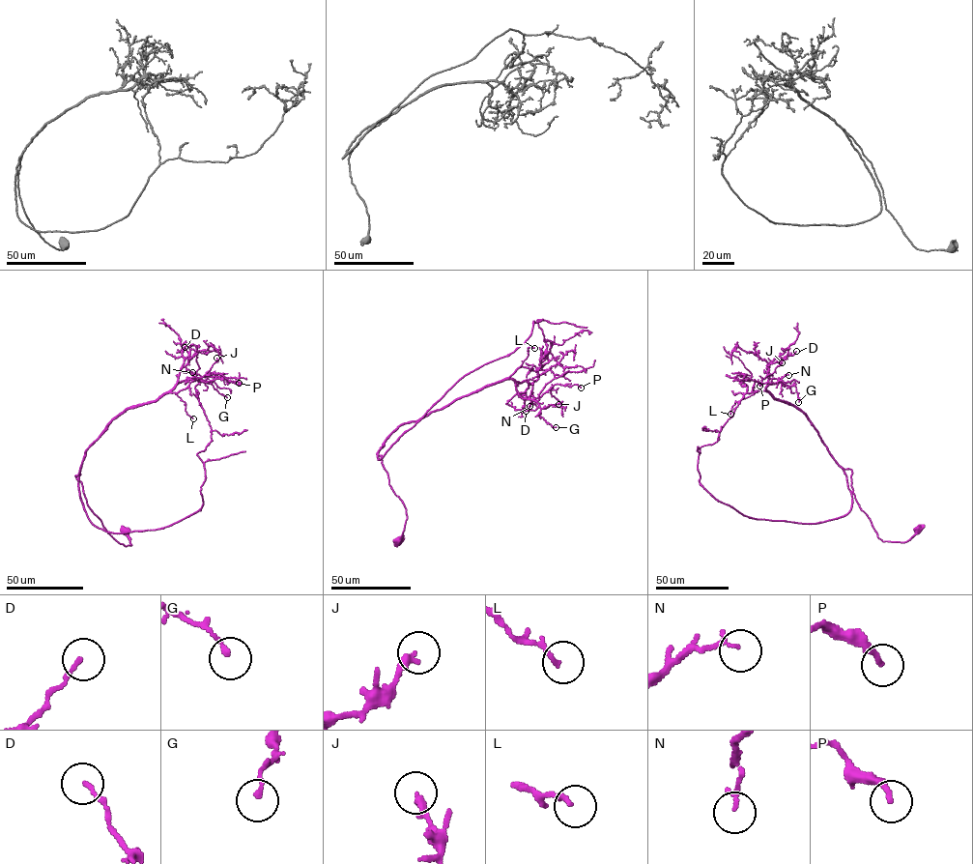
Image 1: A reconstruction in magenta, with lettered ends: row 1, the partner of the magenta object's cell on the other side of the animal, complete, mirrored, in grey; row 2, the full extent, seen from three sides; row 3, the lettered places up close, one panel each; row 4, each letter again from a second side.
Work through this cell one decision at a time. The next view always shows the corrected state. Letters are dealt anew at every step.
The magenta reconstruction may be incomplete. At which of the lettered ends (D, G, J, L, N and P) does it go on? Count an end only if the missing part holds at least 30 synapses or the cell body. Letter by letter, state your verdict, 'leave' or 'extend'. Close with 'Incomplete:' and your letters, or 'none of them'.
D: leave
G: leave
J: leave
L: leave
N: leave
P: leave
Incomplete: none of them

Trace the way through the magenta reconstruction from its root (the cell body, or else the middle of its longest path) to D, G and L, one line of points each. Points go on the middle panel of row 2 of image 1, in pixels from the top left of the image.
D: (399, 541), (406, 508), (377, 454), (386, 439), (399, 426), (505, 379), (531, 385), (526, 411)
G: (399, 541), (406, 508), (377, 453), (399, 426), (511, 379), (518, 393), (535, 401), (538, 416), (556, 427)
L: (399, 541), (406, 508), (377, 454), (386, 439), (399, 426), (508, 378), (527, 358), (528, 347), (534, 348)

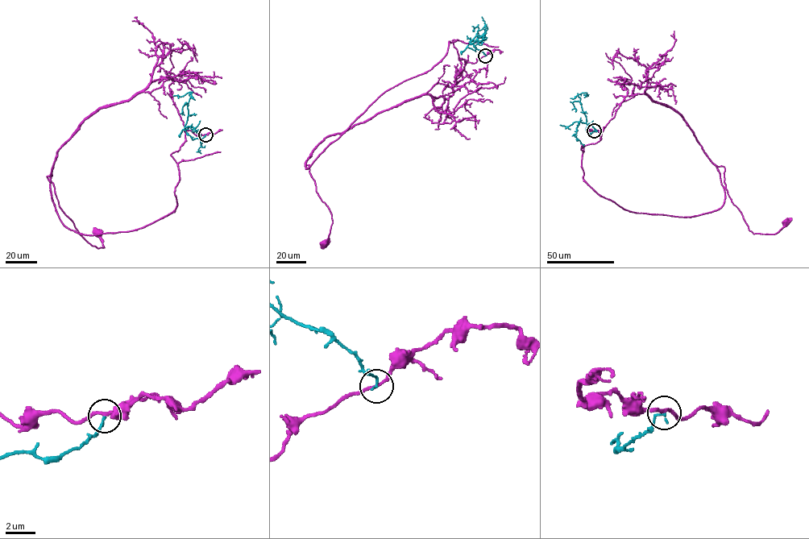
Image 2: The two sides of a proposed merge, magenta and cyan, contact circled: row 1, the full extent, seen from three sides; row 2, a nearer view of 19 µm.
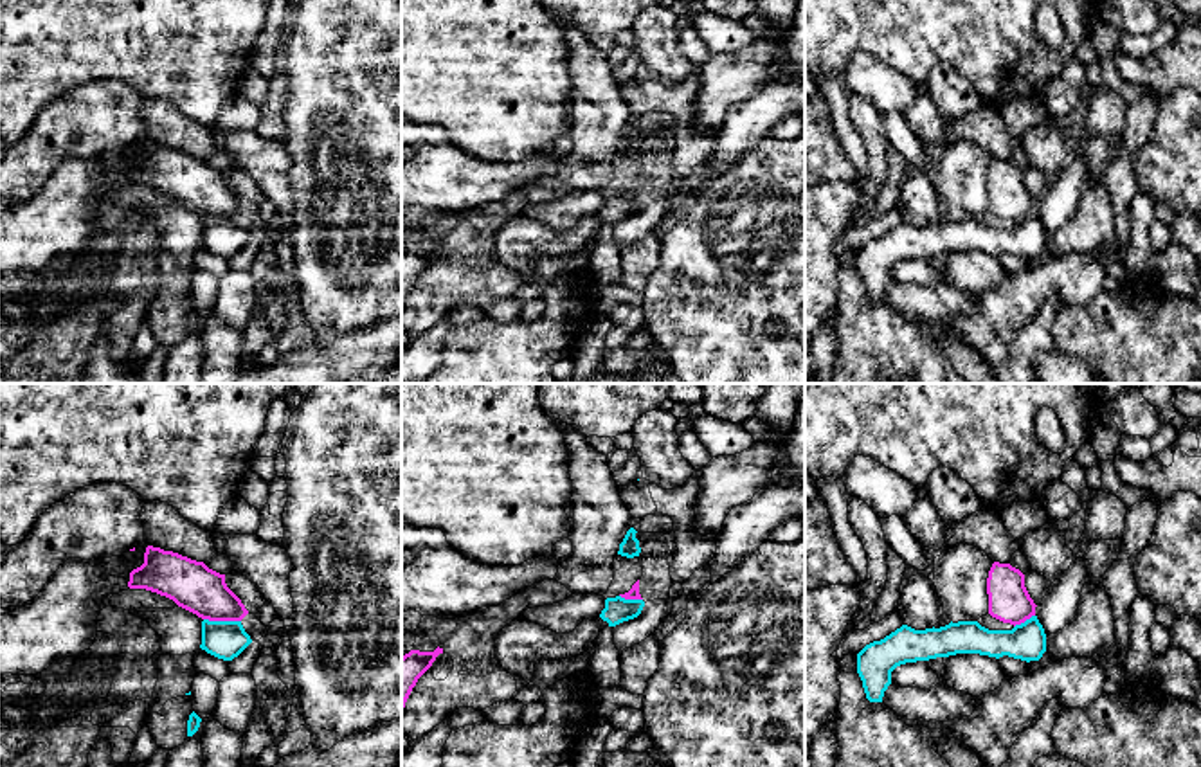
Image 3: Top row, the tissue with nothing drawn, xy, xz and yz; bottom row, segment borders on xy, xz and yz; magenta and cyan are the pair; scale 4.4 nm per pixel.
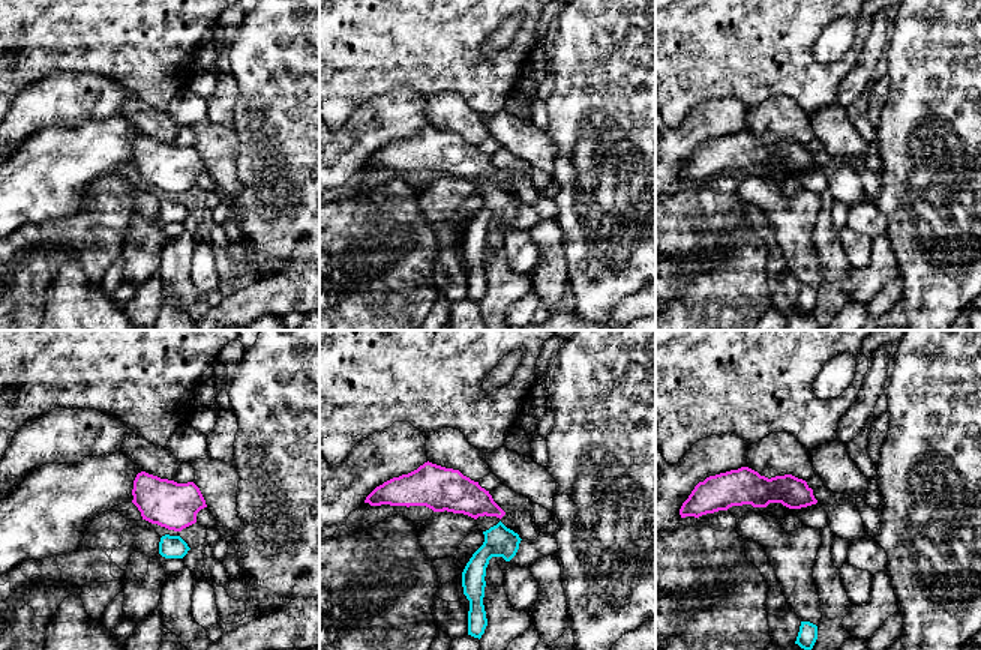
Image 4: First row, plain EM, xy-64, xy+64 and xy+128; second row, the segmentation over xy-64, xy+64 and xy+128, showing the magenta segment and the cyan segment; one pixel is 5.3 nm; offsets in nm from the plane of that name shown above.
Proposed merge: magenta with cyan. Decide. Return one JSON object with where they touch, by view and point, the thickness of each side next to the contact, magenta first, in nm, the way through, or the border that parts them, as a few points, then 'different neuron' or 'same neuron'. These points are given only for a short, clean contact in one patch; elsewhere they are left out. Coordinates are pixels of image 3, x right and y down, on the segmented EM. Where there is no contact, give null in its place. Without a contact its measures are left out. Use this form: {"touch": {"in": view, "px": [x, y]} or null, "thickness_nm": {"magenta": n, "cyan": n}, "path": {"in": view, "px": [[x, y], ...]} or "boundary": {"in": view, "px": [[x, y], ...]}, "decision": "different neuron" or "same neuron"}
{"touch": {"in": "xy", "px": [222, 620]}, "thickness_nm": {"magenta": 220, "cyan": 180}, "boundary": {"in": "xy", "px": [[204, 618], [240, 622]]}, "decision": "different neuron"}

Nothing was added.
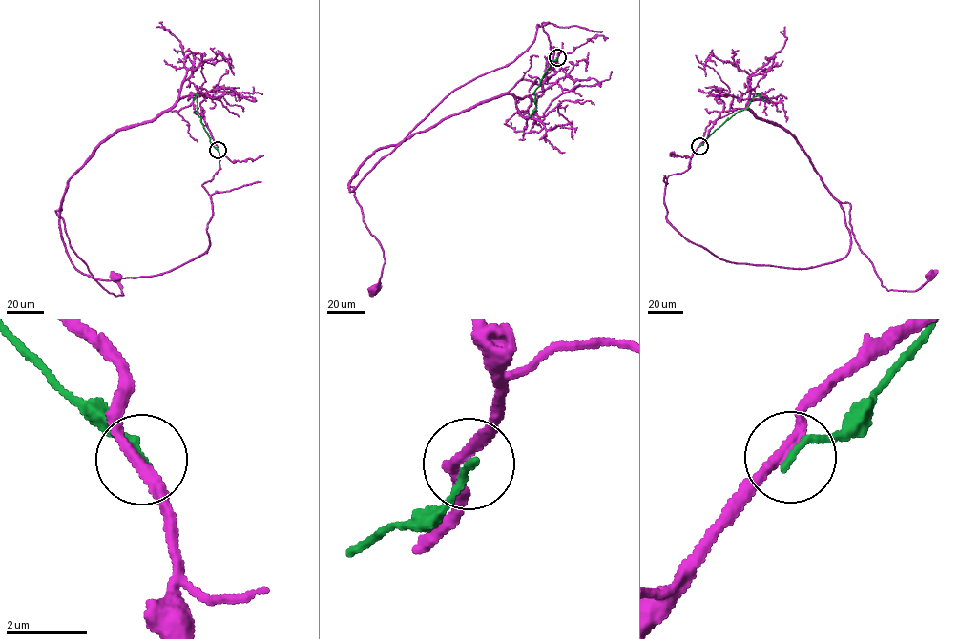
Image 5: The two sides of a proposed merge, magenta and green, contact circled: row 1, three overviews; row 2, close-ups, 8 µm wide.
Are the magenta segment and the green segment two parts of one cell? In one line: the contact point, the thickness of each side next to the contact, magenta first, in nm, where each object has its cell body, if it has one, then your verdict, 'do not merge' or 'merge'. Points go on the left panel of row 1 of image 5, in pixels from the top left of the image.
at (218, 150); 280 nm thick on the magenta side, 190 nm on the other; cell body of magenta at (116, 277); no cell body on green; do not merge

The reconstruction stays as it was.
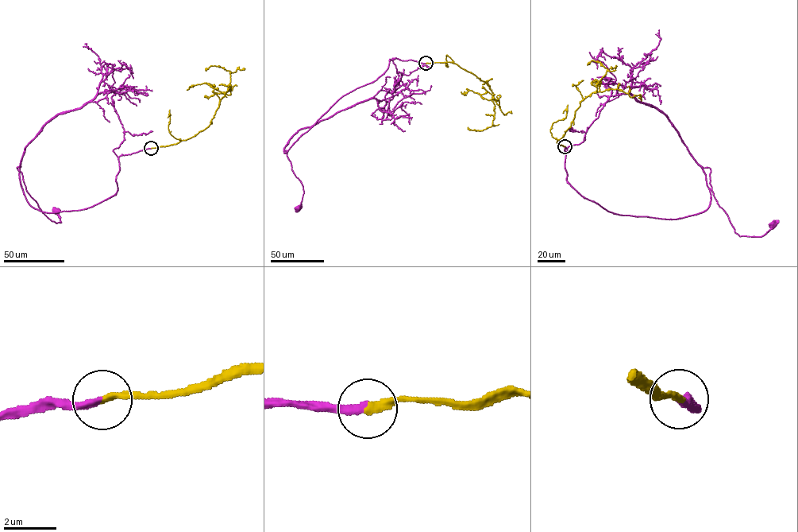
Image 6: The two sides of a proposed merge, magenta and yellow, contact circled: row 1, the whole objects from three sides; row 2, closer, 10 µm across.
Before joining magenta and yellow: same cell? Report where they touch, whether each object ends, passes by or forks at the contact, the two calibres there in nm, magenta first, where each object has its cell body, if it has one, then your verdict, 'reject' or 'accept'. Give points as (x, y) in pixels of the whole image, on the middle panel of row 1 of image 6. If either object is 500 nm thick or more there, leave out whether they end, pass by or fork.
(425, 63) | magenta ends | yellow ends | 300/320 nm | magenta (298, 207) | yellow none | accept

